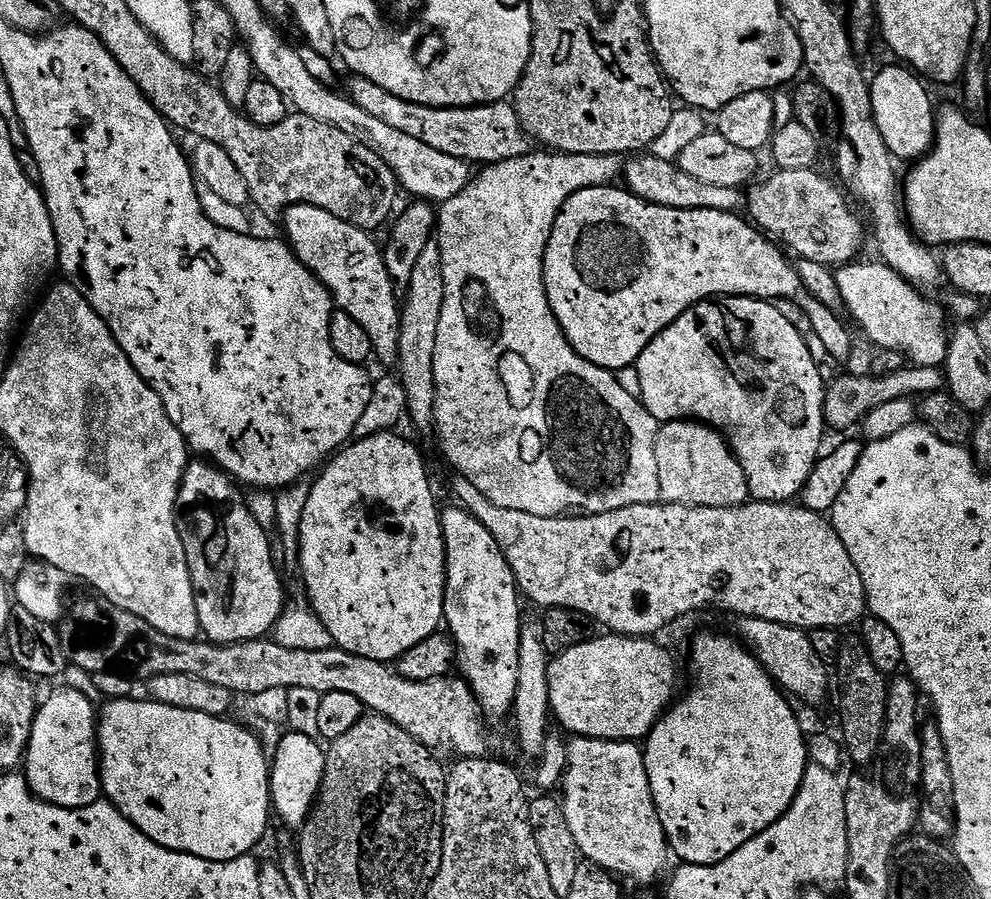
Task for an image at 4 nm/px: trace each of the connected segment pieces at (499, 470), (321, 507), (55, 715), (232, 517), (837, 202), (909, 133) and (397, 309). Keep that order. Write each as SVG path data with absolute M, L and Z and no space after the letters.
M533 150L527 156L519 156L518 158L510 158L503 160L497 164L490 164L481 167L479 171L473 175L470 183L458 194L454 194L454 198L443 201L438 208L438 243L441 250L441 266L442 279L445 282L445 297L442 298L441 318L438 319L437 346L434 348L433 360L433 378L436 383L436 412L435 412L435 431L440 431L440 444L444 447L444 456L450 463L456 467L455 471L459 475L470 478L470 482L474 482L474 486L478 486L478 490L482 494L486 494L486 498L490 498L490 502L494 502L498 506L502 506L506 510L522 510L526 514L538 514L539 516L559 516L561 514L571 513L573 510L588 510L592 503L596 500L599 492L612 492L615 488L620 488L619 507L634 506L635 504L655 504L660 500L660 487L658 486L658 462L654 458L654 442L656 441L656 430L658 422L644 408L643 403L637 397L626 394L626 390L622 390L622 386L616 381L616 373L608 372L605 368L594 366L590 362L586 362L586 358L582 358L570 346L570 342L564 337L563 330L560 329L559 322L554 318L554 314L550 310L550 302L546 294L546 286L544 285L544 255L546 254L546 246L548 239L552 233L552 227L556 221L556 215L560 212L560 207L567 202L576 192L580 192L584 188L603 188L611 185L612 180L621 173L622 160L620 156L599 156L598 154L574 154L566 156L557 154L551 150Z
M395 431L376 432L372 436L361 436L355 442L339 449L323 465L320 477L308 490L306 514L302 514L302 530L300 531L300 567L304 572L304 584L308 587L306 599L312 610L318 614L322 626L330 630L335 647L346 650L350 654L358 654L362 658L395 662L400 656L422 638L430 638L441 627L444 618L444 583L448 577L448 567L444 564L444 535L440 525L441 509L436 508L436 496L432 493L432 484L428 481L428 468L424 465L424 456L408 440L395 436Z
M60 688L57 692L52 692L48 697L43 697L42 703L36 709L36 717L32 723L32 733L30 734L30 742L26 749L26 775L28 778L28 787L32 789L33 794L39 800L46 801L47 804L53 804L59 808L85 808L90 806L95 800L101 799L102 789L100 787L100 753L98 751L98 741L96 739L96 726L98 723L97 705L92 705L92 700L84 692L79 692L76 688Z
M200 462L204 464L189 463L184 470L184 476L180 479L180 499L178 501L178 515L176 524L180 528L180 537L182 538L182 546L186 550L186 562L190 570L190 578L194 586L194 594L196 595L196 609L198 610L198 622L200 623L200 631L207 639L214 644L237 644L243 640L259 640L267 637L272 629L276 626L276 620L284 613L286 603L286 595L284 596L284 584L280 581L281 569L271 560L270 548L274 545L271 539L268 539L269 533L262 526L258 526L258 522L254 518L254 514L248 509L247 503L240 500L241 489L238 487L237 481L233 480L227 472L221 468L217 468L211 462Z
M781 168L773 173L769 180L761 179L747 189L746 208L748 204L747 215L751 223L785 249L793 248L801 260L822 262L829 266L853 263L864 244L866 228L852 213L848 205L849 197L842 191L841 185L835 179L827 180L816 168Z
M891 62L875 77L871 77L872 101L874 102L874 122L882 133L882 142L891 150L897 161L915 162L928 155L936 138L937 109L932 109L929 85L907 66Z
M292 204L291 207L284 210L283 220L286 228L284 236L294 255L320 279L321 284L326 286L326 290L332 295L333 305L339 311L350 314L350 318L354 318L354 322L359 322L362 330L366 330L366 334L370 334L375 359L377 361L380 359L388 367L385 369L395 369L399 362L401 307L398 305L398 288L393 284L390 274L386 270L381 245L376 245L372 241L373 237L358 226L354 226L350 222L342 222L342 218L334 218L334 214L330 214L318 206Z

